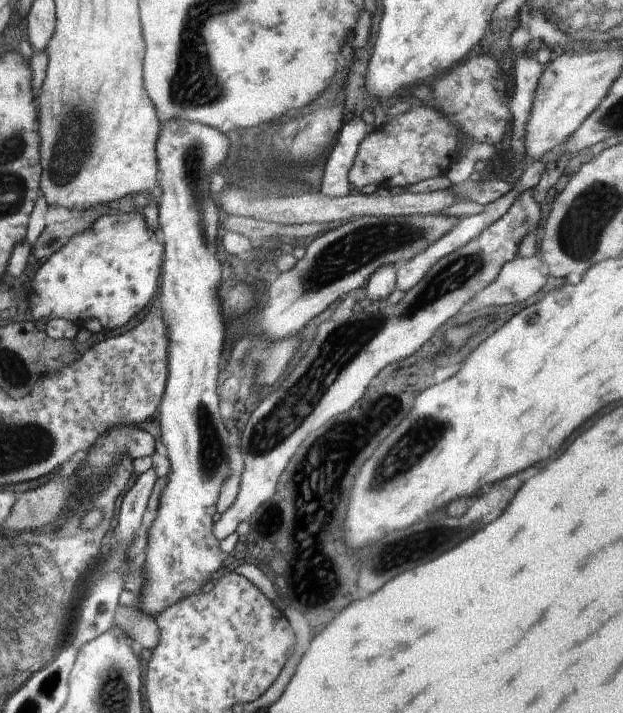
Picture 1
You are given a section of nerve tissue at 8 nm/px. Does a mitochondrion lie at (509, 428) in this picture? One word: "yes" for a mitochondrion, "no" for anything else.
no

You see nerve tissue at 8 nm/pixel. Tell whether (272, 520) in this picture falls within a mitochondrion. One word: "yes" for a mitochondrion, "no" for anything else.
no

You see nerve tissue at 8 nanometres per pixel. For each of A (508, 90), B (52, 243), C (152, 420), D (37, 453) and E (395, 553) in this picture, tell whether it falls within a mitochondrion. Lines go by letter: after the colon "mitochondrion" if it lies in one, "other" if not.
A: other
B: other
C: other
D: mitochondrion
E: mitochondrion

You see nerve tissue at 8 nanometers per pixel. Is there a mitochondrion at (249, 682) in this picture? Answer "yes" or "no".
no

